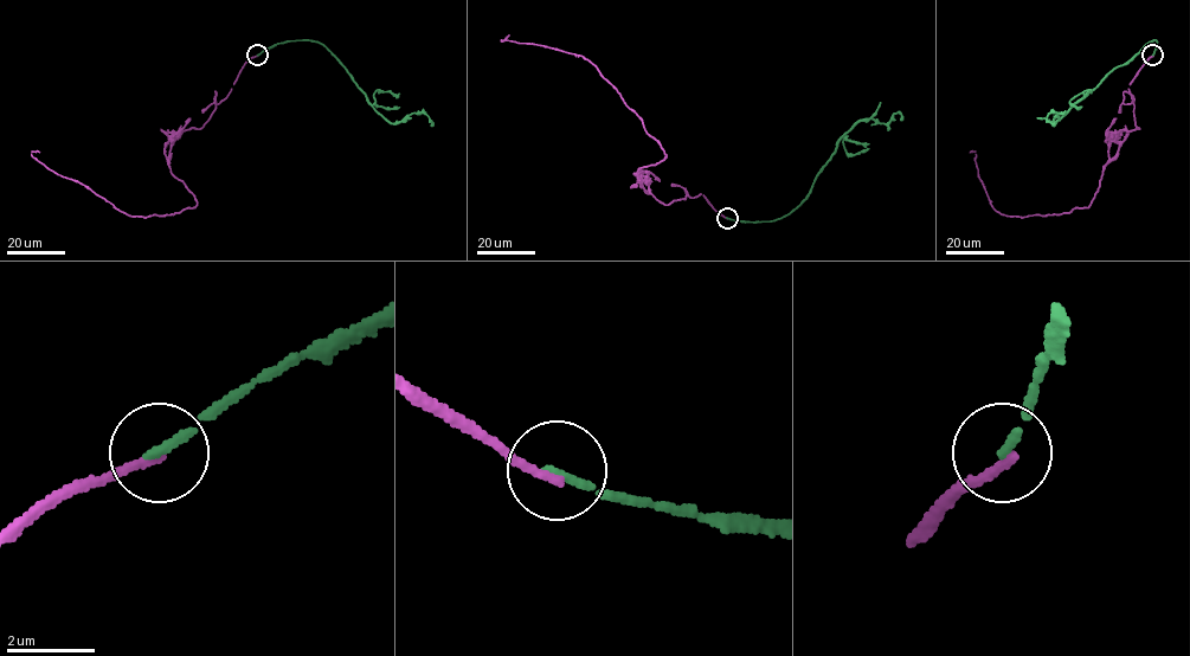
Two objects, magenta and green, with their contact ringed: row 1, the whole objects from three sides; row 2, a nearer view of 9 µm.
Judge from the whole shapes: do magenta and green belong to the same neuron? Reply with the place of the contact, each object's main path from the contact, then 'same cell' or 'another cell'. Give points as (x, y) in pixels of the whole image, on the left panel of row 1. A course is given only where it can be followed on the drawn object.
place (257, 55); course magenta (257, 55), (172, 145), (194, 207), (126, 214), (39, 153); course green (257, 55), (291, 40), (320, 42), (388, 122), (399, 122), (410, 115), (424, 113), (431, 126); another cell

